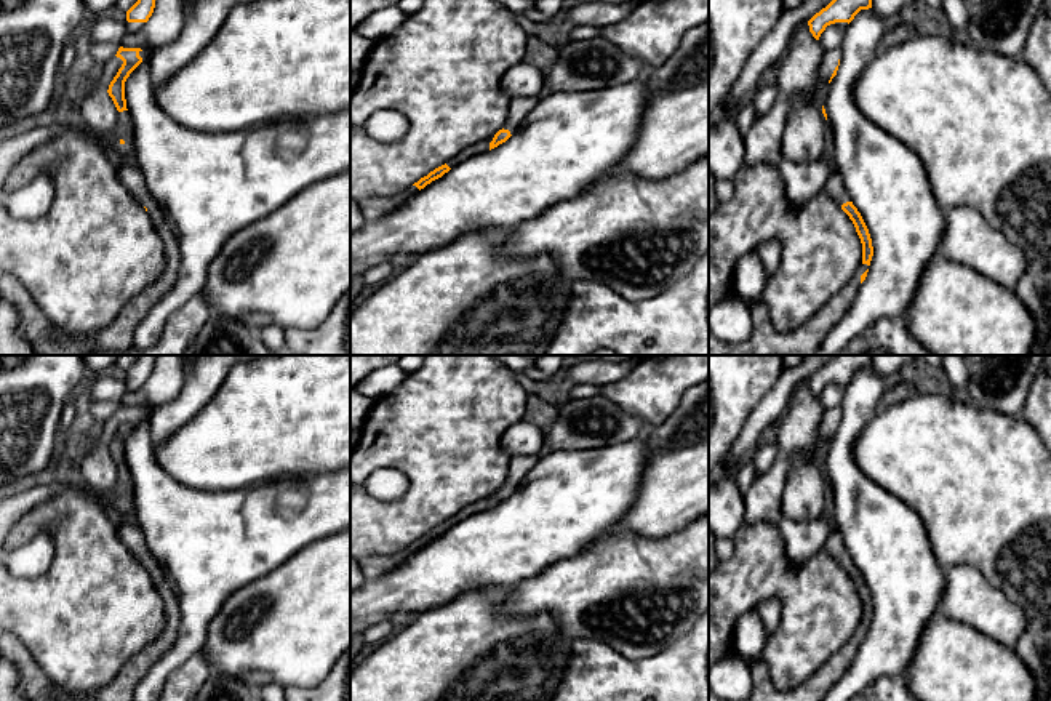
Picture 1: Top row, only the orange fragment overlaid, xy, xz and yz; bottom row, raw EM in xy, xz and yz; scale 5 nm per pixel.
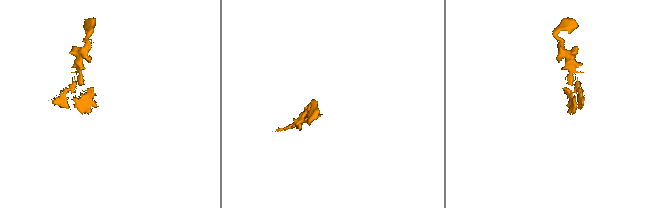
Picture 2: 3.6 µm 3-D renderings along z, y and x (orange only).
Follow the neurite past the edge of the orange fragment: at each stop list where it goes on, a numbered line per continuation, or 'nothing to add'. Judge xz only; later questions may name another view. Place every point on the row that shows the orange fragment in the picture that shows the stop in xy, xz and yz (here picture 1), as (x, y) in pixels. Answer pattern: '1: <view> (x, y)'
1: xz (480, 148)

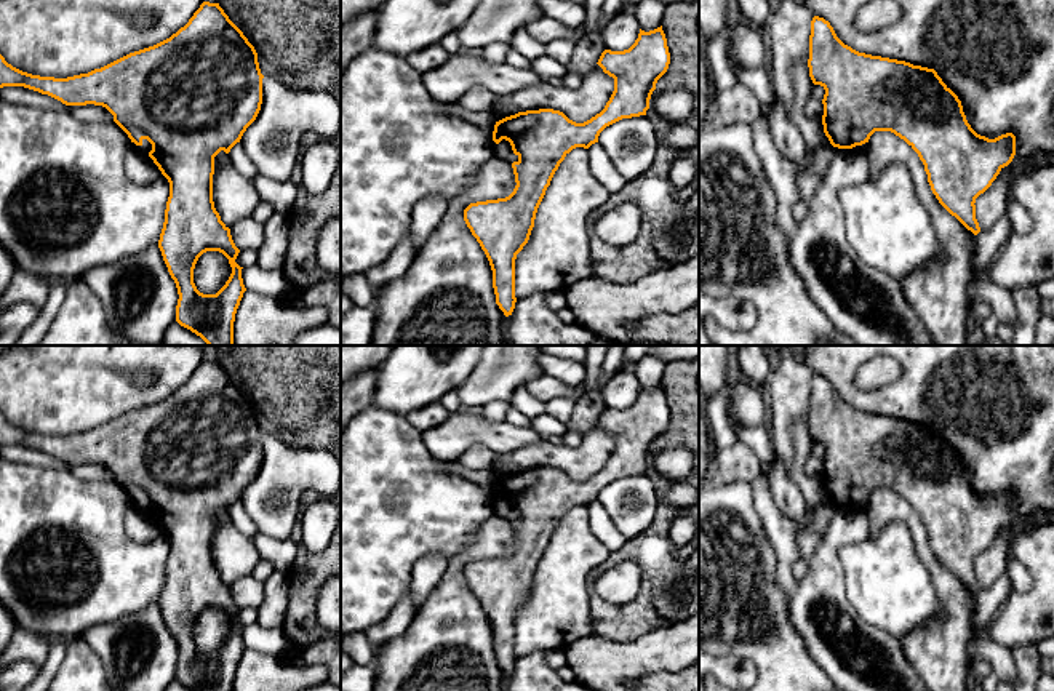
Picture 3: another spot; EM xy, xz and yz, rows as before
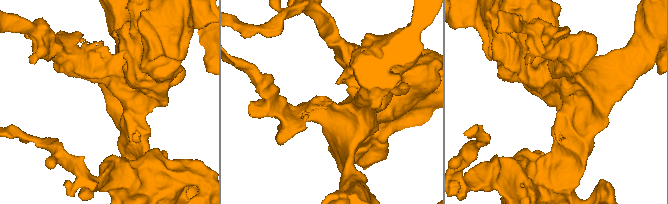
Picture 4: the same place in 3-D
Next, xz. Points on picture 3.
1: xz (503, 151)

